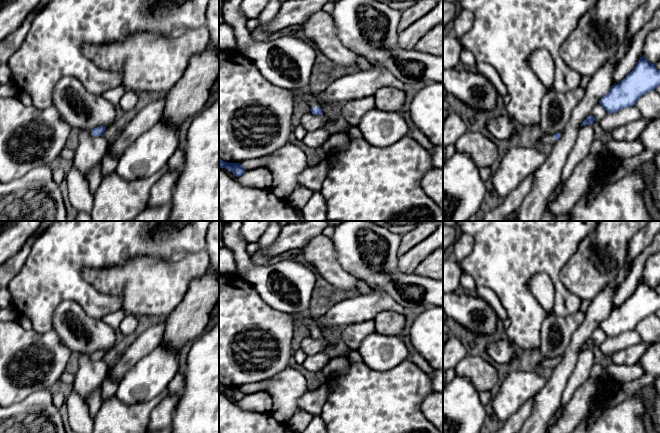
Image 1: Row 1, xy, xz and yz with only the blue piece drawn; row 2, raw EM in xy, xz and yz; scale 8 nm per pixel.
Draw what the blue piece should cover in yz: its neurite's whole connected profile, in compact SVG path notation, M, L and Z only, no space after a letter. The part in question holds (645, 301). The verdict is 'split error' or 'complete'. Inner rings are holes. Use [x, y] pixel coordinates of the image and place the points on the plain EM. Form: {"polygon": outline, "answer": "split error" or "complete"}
{"polygon": "M643 279L633 294L619 307L612 309L599 327L609 338L634 330L647 316L660 309L660 294Z", "answer": "complete"}

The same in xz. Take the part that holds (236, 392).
{"polygon": "M219 383L219 391L230 394L236 401L240 401L246 396L240 387L227 387L221 383Z", "answer": "complete"}

